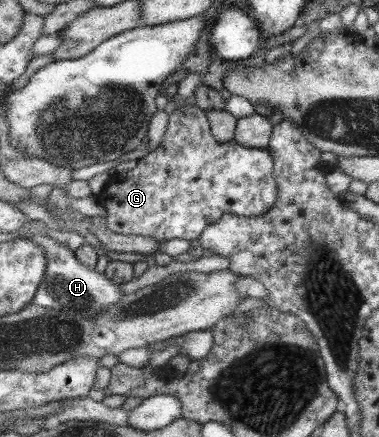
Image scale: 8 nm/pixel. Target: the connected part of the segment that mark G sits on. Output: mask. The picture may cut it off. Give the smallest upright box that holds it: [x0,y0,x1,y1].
[96,106,279,242]

